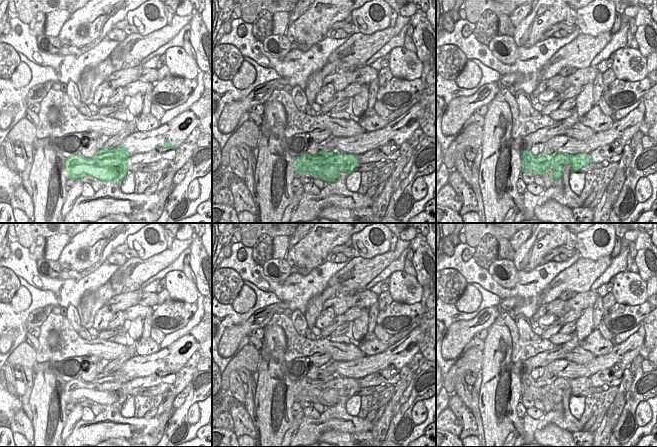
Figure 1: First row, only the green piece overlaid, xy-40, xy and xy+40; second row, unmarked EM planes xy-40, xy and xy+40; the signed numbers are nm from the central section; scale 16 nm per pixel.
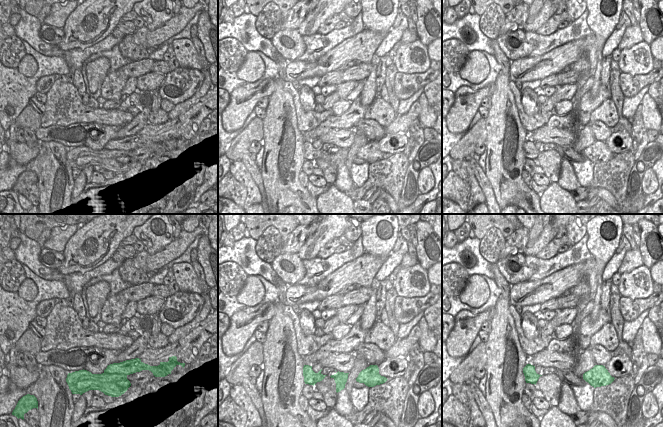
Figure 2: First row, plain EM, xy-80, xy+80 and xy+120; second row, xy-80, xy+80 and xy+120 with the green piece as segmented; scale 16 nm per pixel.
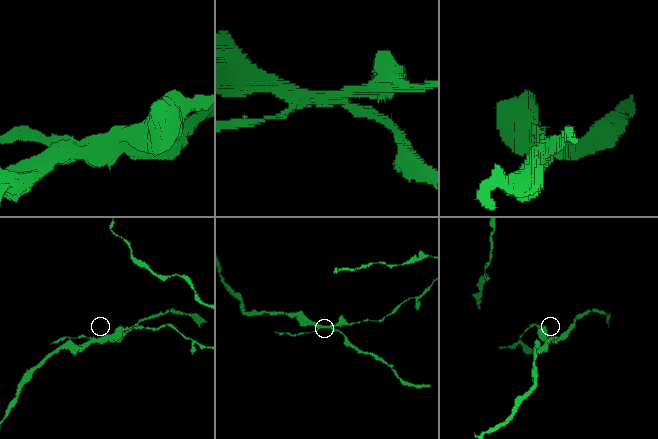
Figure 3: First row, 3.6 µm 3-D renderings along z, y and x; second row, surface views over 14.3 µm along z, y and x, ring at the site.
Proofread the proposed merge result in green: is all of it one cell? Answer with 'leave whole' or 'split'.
split

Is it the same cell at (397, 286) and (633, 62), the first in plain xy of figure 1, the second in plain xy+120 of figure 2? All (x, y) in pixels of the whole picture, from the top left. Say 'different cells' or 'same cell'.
same cell

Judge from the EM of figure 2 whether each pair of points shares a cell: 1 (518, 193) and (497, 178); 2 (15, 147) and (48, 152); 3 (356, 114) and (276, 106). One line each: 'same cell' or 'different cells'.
1: same cell
2: different cells
3: different cells

